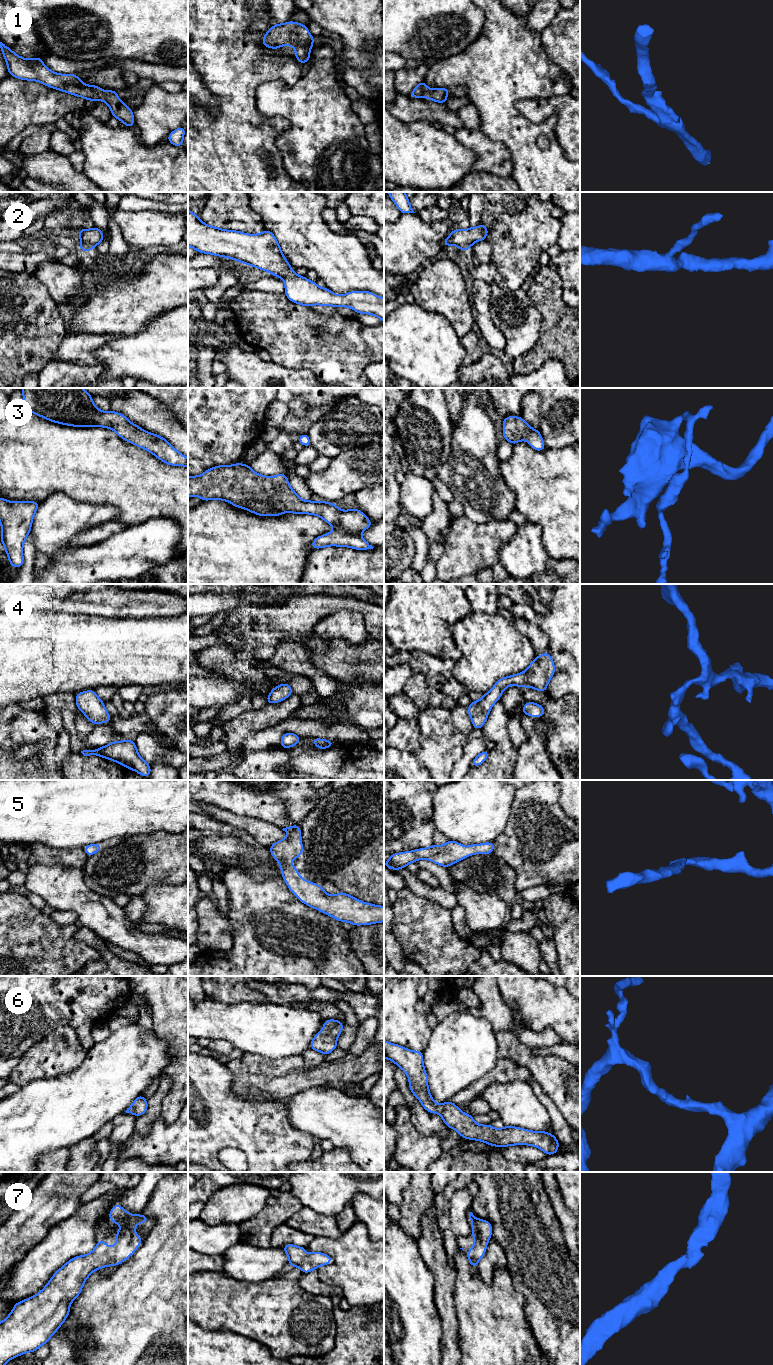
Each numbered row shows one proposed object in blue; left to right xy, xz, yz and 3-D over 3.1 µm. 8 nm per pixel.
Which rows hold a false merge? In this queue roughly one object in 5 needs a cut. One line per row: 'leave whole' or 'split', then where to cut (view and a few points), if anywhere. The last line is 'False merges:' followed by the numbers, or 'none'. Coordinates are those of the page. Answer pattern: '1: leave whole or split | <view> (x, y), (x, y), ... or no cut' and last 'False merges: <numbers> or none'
1: leave whole | no cut
2: leave whole | no cut
3: leave whole | no cut
4: leave whole | no cut
5: leave whole | no cut
6: leave whole | no cut
7: leave whole | no cut
False merges: none

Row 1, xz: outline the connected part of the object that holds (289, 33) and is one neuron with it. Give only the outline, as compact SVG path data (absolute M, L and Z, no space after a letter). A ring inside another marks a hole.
M289 21L283 24L274 24L264 34L262 45L272 49L279 49L282 45L293 45L295 57L300 64L303 64L308 63L310 59L309 52L314 45L314 39L307 26Z

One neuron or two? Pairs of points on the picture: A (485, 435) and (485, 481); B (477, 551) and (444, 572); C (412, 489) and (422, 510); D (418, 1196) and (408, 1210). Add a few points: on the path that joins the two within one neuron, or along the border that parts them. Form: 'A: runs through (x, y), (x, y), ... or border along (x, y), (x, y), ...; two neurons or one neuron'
A: runs through (485, 446), (485, 470); one neuron
B: runs through (469, 551), (466, 551), (452, 564); one neuron
C: runs through (417, 494), (417, 500), (420, 505); one neuron
D: runs through (417, 1199), (411, 1207); one neuron

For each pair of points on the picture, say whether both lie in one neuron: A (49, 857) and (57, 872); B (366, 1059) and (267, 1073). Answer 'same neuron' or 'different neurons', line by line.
A: different neurons
B: same neuron

